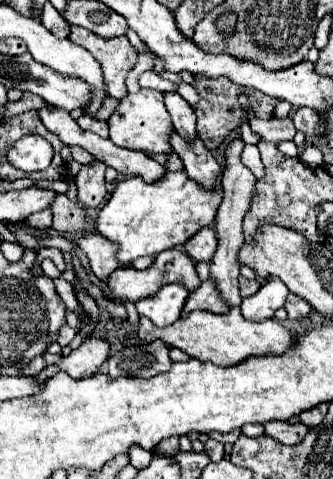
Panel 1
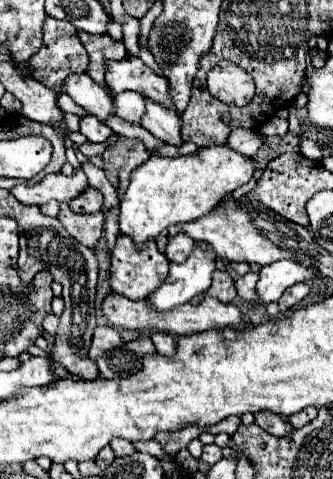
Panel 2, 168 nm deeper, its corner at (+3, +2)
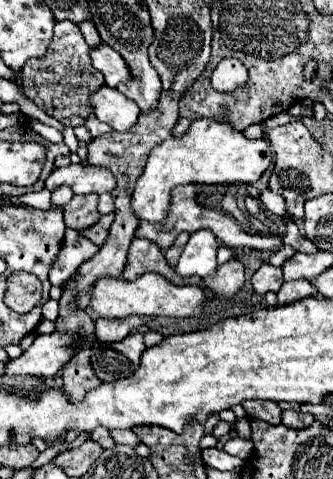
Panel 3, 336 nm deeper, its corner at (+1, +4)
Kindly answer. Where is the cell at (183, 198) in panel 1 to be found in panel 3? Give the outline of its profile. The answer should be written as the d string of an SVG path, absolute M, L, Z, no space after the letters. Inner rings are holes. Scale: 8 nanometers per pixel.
M209 118L195 120L189 128L189 132L183 138L169 138L163 144L159 144L147 158L145 170L139 176L133 196L131 196L131 208L139 220L147 222L163 222L167 218L167 210L171 210L171 190L175 186L185 184L235 184L245 182L251 184L261 178L261 174L271 164L271 148L265 140L247 140L241 132L233 130L227 122L215 122Z

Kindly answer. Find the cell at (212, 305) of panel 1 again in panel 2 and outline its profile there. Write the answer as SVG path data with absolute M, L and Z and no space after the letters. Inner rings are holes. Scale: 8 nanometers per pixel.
M215 270L213 274L213 284L211 288L205 292L225 304L229 304L235 296L237 296L237 290L235 290L235 280L233 280L233 274L227 272L227 270Z

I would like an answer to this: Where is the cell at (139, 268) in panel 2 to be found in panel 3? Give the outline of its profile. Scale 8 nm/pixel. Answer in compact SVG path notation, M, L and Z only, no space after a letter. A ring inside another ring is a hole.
M133 238L131 246L129 246L129 254L127 254L127 264L125 264L125 270L123 270L123 280L135 280L139 276L143 276L145 272L157 272L161 276L165 276L171 284L195 284L195 286L201 286L207 294L207 298L213 296L213 292L209 292L209 288L205 288L203 280L193 276L193 278L179 278L175 274L175 270L167 264L163 252L149 240L143 240L143 238Z

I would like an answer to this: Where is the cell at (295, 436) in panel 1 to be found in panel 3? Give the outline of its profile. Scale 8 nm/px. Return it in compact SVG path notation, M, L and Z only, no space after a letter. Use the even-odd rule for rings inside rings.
M247 400L243 406L245 406L249 418L259 418L259 420L265 420L269 424L279 424L281 422L281 408L275 402Z

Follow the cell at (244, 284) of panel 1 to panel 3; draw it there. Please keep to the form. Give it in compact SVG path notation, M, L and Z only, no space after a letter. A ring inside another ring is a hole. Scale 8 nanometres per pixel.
M263 264L251 278L251 284L253 284L253 290L257 294L267 294L269 290L271 292L279 292L281 284L283 284L283 276L281 276L281 268L275 268L271 264Z

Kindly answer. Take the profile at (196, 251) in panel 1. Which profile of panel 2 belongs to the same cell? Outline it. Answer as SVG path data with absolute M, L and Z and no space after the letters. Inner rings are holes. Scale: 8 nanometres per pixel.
M177 234L169 240L165 256L169 262L185 262L185 258L189 256L189 250L193 250L195 240L189 238L187 234Z

